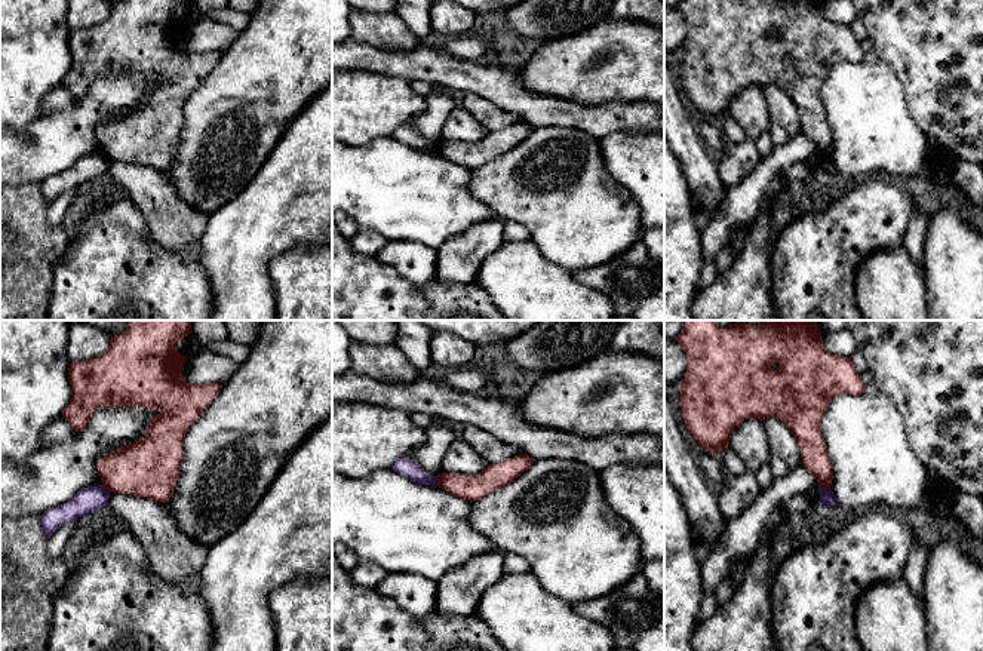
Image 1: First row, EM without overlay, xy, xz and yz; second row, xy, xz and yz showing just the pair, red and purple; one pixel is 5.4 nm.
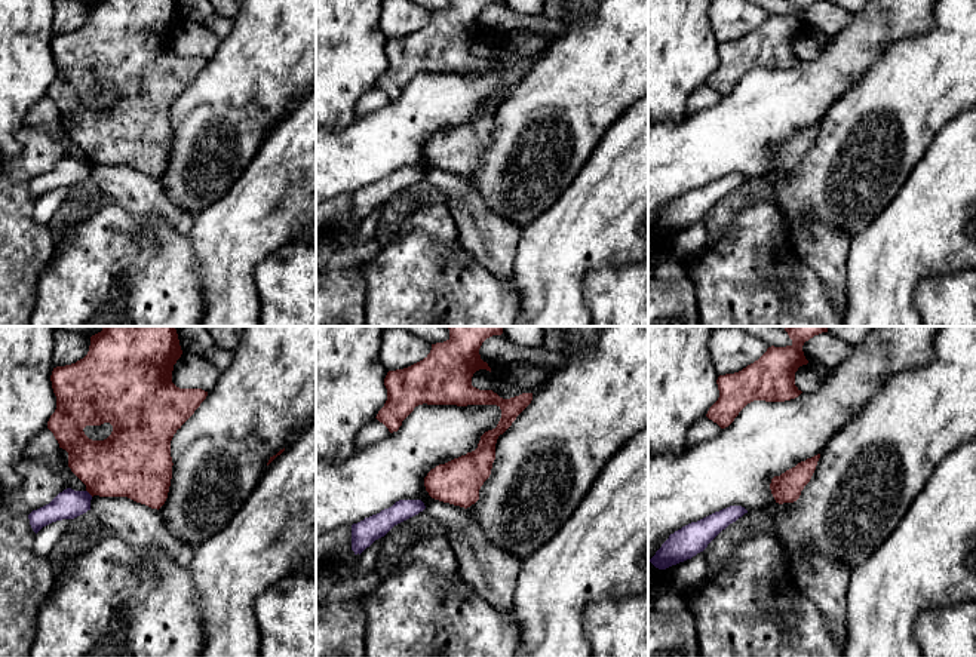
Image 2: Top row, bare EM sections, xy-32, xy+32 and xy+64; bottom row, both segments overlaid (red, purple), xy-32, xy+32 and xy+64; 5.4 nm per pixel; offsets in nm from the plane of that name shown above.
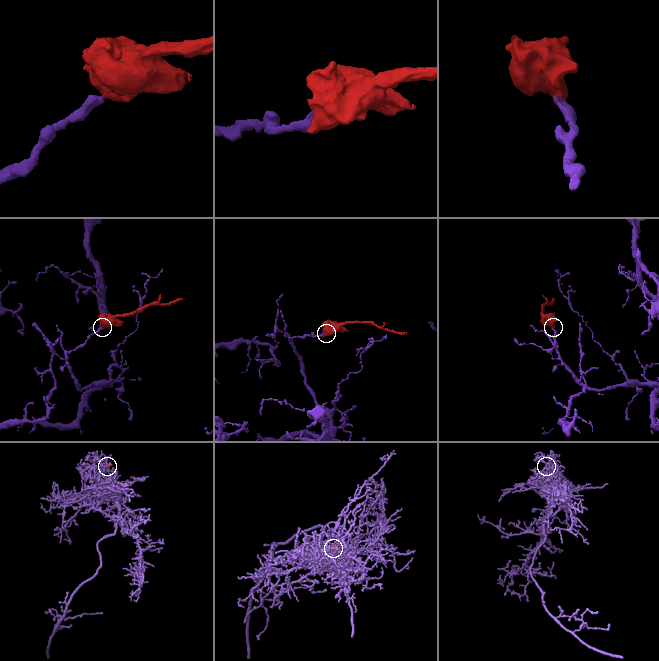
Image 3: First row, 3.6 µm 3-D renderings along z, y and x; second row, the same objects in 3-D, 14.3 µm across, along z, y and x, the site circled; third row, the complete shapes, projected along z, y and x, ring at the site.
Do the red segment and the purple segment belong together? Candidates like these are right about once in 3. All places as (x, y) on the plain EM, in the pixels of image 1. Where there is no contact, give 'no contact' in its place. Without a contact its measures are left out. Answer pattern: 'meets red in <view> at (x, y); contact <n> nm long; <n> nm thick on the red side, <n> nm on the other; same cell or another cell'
meets red in yz at (825, 156); contact 70 nm long; 140 nm thick on the red side, 80 nm on the other; another cell

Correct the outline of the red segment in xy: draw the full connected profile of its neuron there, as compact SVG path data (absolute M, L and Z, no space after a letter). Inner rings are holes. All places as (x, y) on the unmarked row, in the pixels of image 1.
M120 0L111 3L105 21L70 31L71 68L62 86L74 99L83 99L92 83L105 74L144 74L157 80L151 83L141 107L98 128L96 138L108 160L139 163L160 171L172 165L184 126L184 104L222 56L218 50L188 52L182 44L187 25L178 19L176 12L188 1L191 0Z

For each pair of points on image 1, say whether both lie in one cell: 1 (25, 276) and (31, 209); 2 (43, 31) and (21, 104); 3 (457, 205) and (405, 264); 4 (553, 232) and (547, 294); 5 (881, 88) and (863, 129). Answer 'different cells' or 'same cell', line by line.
1: same cell
2: same cell
3: different cells
4: different cells
5: same cell

